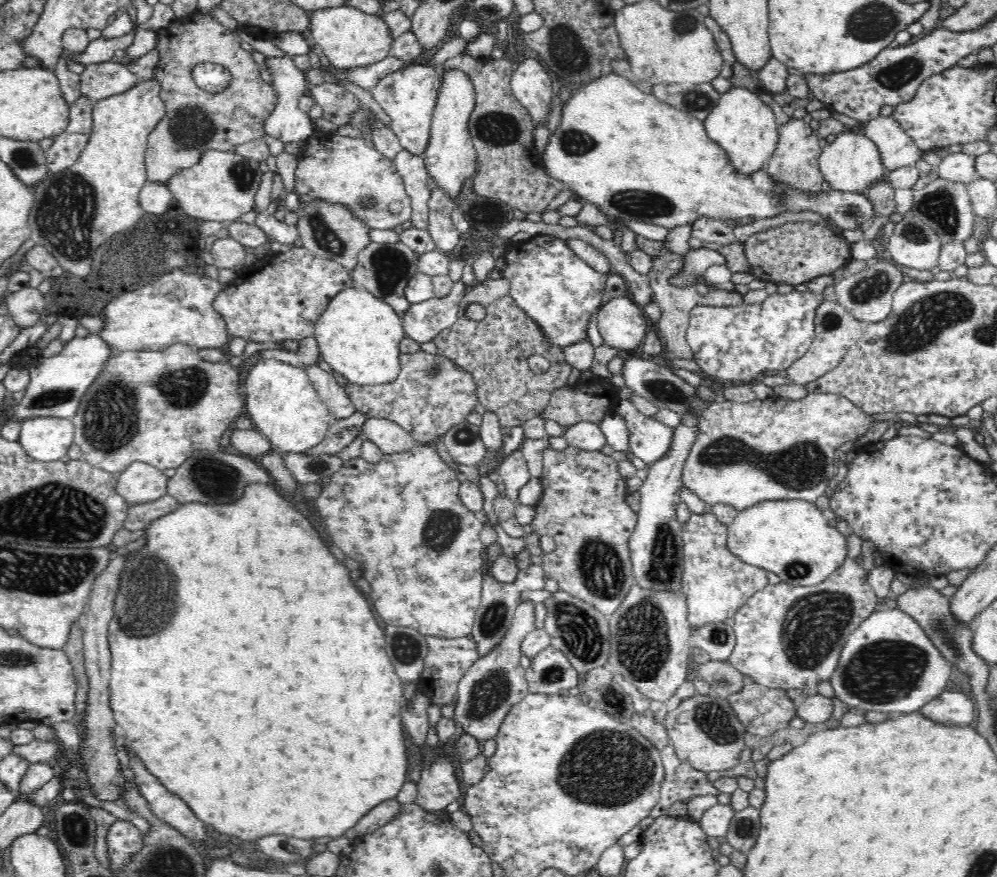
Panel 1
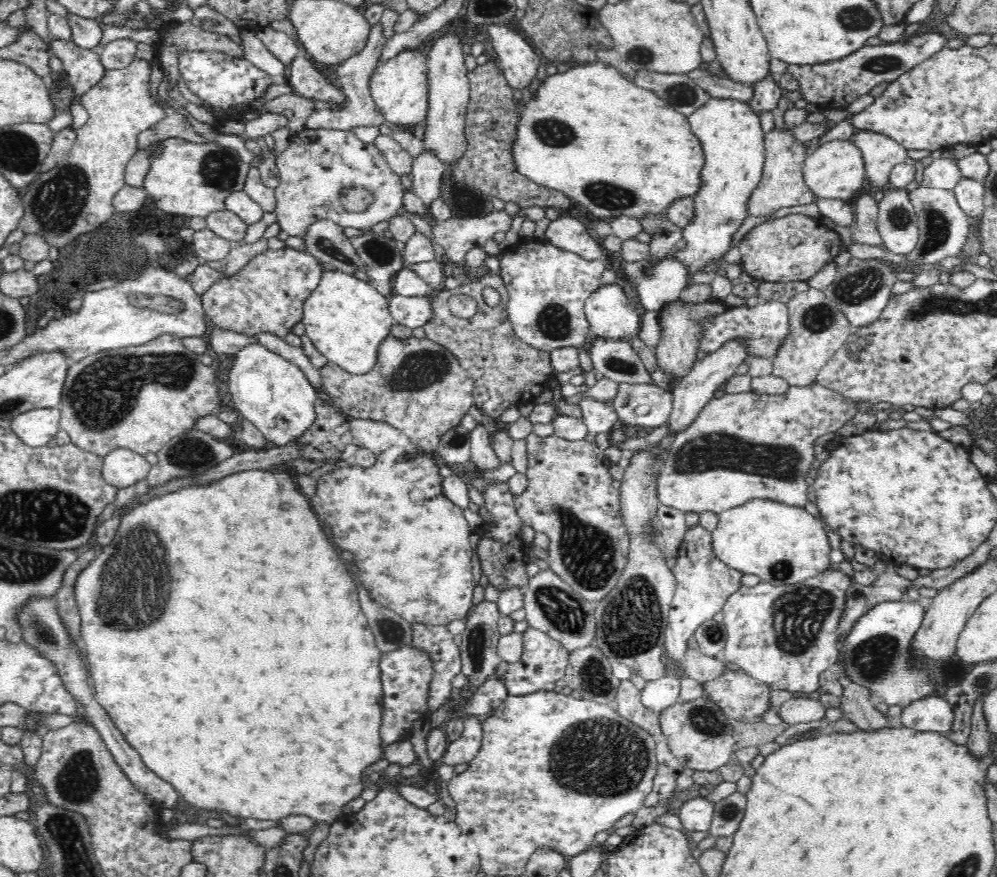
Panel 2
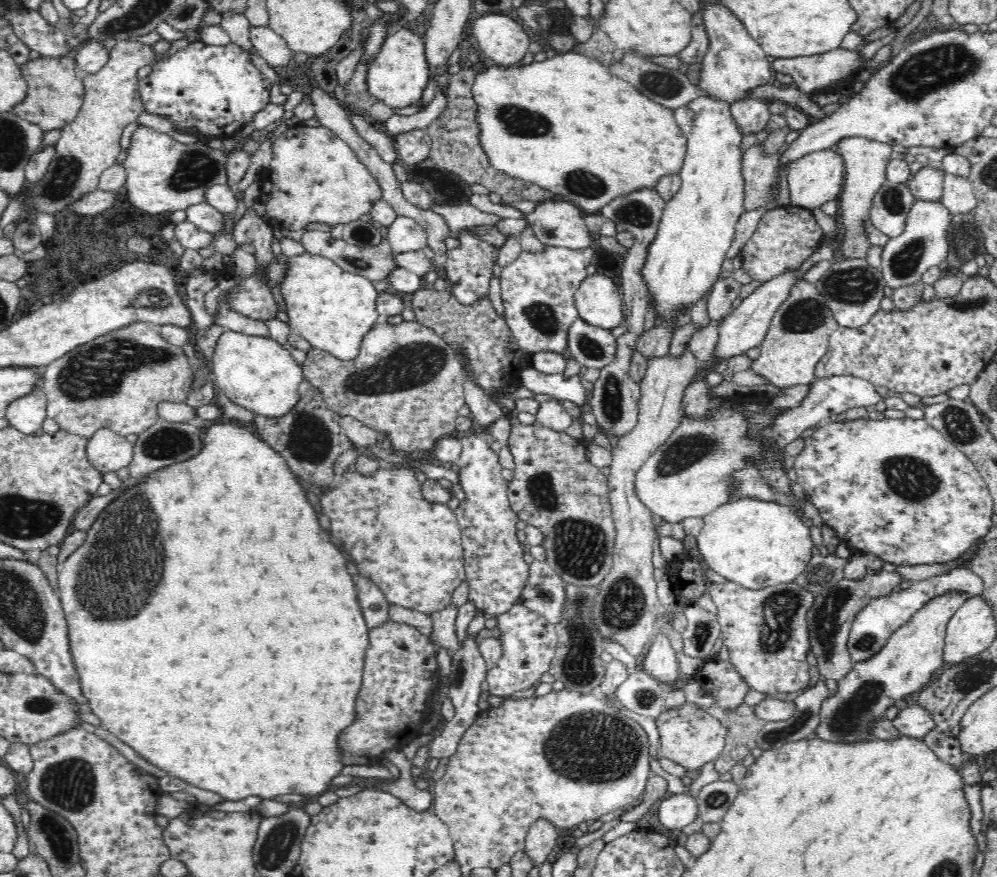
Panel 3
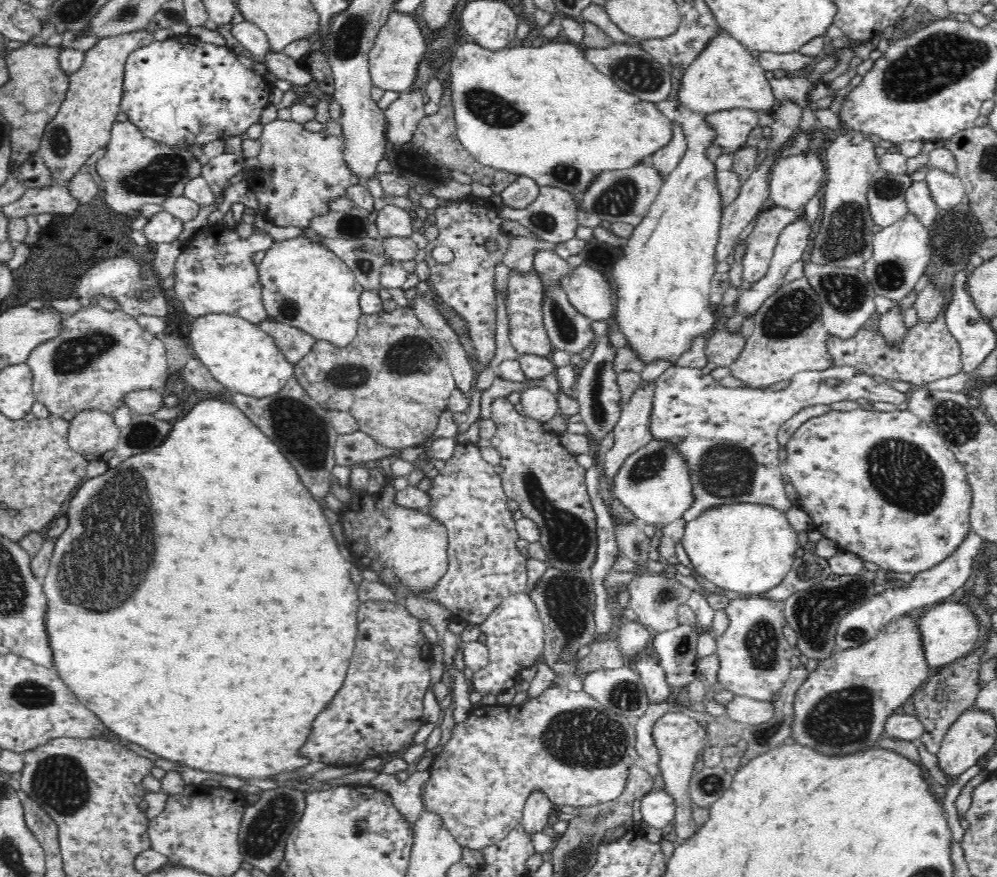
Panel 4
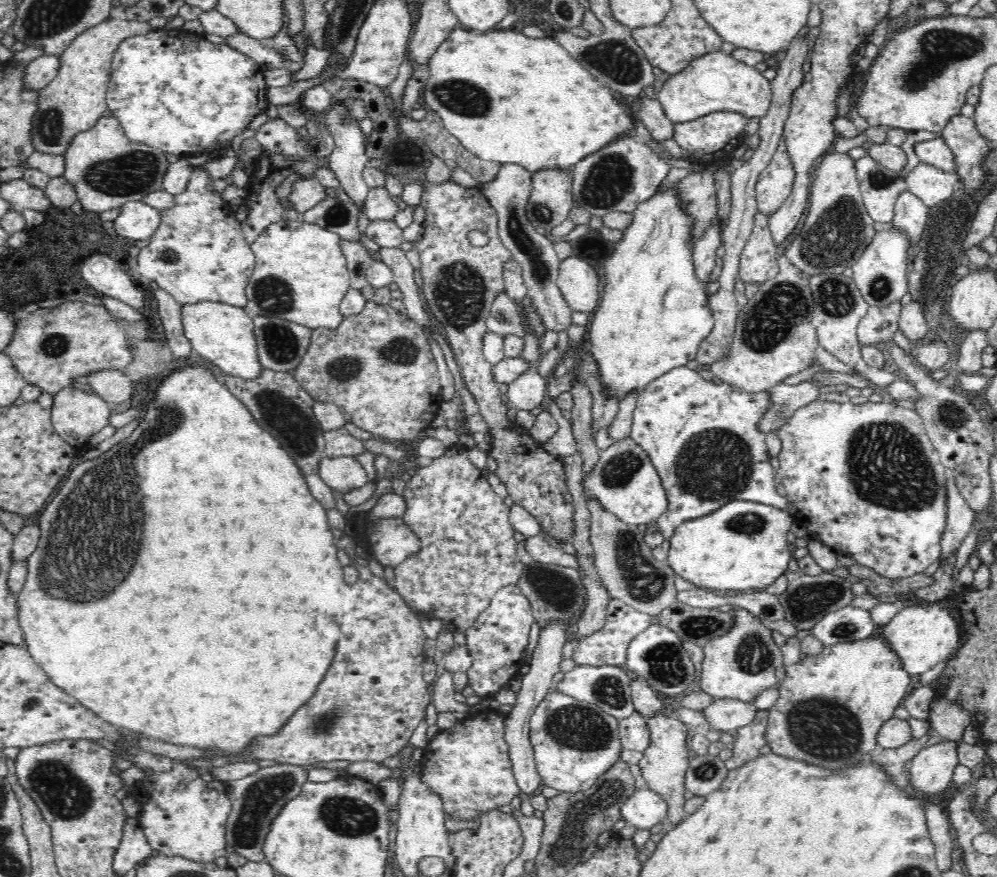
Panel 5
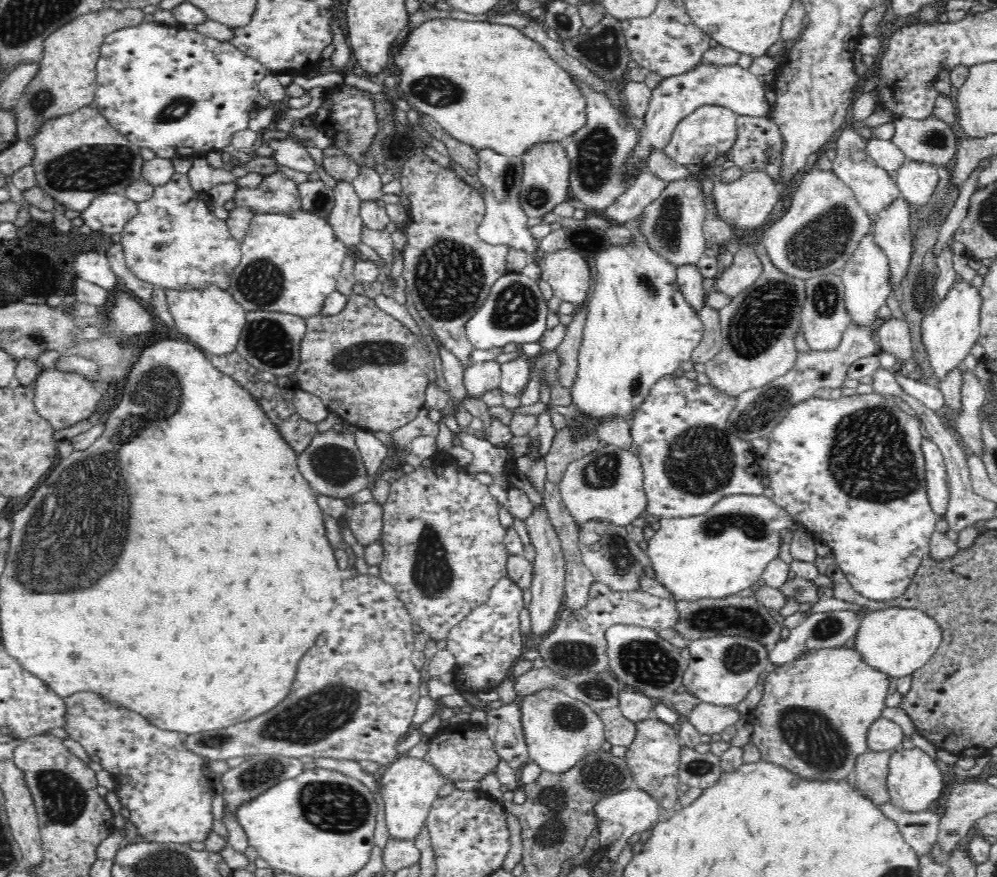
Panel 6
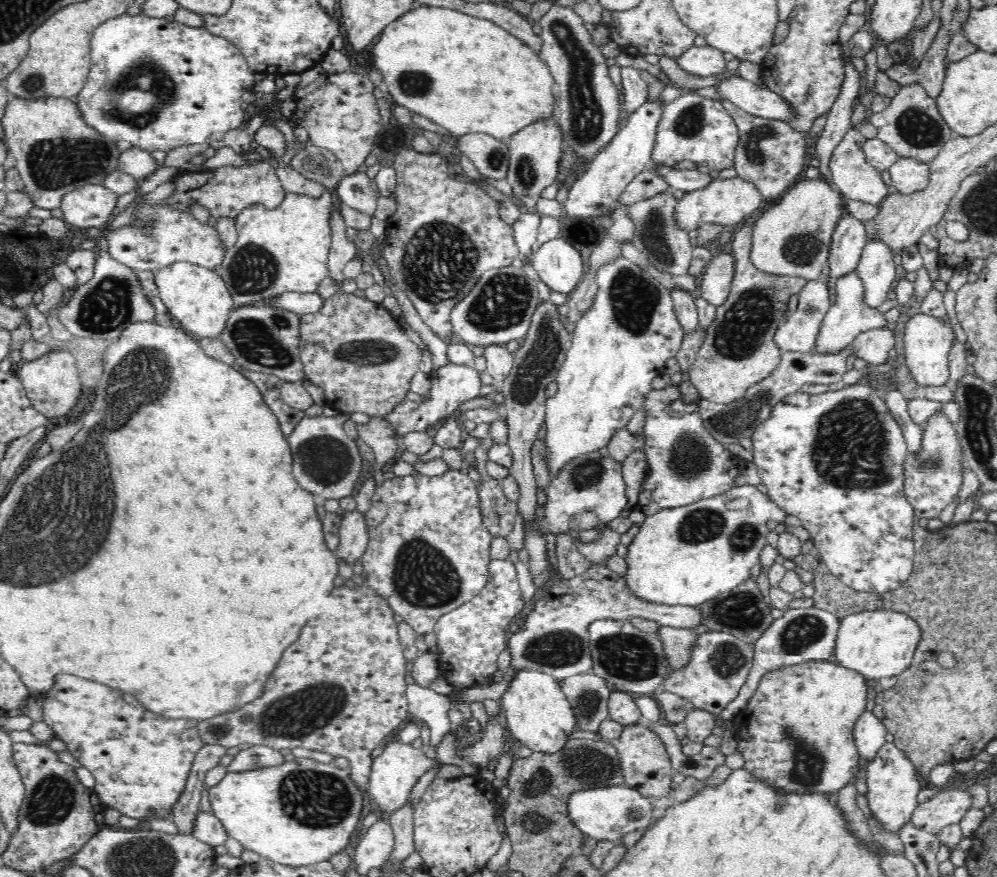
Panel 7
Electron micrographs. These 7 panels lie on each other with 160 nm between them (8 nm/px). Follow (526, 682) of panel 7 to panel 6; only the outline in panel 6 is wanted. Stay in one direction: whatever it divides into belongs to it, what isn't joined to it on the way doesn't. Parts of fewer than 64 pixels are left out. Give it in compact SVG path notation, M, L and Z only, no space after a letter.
M538 689L534 693L528 693L520 697L518 703L520 703L519 715L522 731L524 731L527 753L529 758L536 762L541 769L554 773L565 771L578 761L581 761L587 752L598 750L604 744L604 724L598 713L584 702L567 696L559 689Z

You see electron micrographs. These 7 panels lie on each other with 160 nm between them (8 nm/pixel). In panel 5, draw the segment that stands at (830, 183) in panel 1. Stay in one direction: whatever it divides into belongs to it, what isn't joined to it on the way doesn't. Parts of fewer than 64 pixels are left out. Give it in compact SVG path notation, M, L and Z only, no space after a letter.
M782 135L773 157L768 166L760 171L760 176L756 180L756 188L753 189L757 213L768 218L776 212L792 190L793 172L783 138Z

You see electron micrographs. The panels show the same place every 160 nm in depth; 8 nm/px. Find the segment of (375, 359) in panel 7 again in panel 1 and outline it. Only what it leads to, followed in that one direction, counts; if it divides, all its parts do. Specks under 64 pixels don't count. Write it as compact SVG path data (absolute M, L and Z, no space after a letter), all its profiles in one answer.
M419 351L414 354L398 353L399 371L395 379L387 383L359 385L348 379L342 388L351 400L355 412L366 418L384 418L401 426L422 445L434 445L450 428L464 422L478 404L476 381L472 374L460 368L446 355L428 354Z

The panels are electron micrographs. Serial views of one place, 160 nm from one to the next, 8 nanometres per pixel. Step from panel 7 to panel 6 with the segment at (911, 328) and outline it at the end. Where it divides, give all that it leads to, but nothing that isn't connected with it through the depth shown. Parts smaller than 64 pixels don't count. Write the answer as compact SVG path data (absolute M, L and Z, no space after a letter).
M955 282L940 304L930 312L924 314L920 320L920 342L926 352L928 366L932 368L930 381L937 384L948 376L954 368L962 366L963 360L976 344L978 335L978 318L980 297L977 289L970 283Z

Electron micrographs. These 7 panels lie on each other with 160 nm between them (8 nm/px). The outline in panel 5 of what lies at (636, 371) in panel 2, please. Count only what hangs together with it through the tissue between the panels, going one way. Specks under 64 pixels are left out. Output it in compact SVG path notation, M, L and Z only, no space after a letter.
M503 162L500 163L498 174L490 182L481 182L478 188L496 213L498 239L512 254L513 260L521 266L526 292L532 297L534 308L540 312L547 331L568 331L572 325L573 310L566 304L555 283L560 259L550 240L536 230L526 215L526 204L532 190L531 172L522 165Z

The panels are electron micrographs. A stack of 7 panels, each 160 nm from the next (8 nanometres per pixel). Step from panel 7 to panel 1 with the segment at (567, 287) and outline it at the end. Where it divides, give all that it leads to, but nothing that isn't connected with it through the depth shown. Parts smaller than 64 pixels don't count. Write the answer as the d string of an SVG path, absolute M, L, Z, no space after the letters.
M625 295L605 298L596 314L596 326L604 343L625 351L643 342L648 332L646 316Z

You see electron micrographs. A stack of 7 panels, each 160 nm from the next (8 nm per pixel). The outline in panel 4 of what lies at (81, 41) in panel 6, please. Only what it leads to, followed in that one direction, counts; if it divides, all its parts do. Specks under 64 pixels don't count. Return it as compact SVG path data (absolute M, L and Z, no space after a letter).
M147 28L138 29L132 32L117 34L116 36L98 37L96 44L90 46L83 52L81 65L76 72L67 75L68 84L62 93L55 115L45 124L38 154L43 158L46 166L52 171L56 185L64 186L74 173L86 164L90 157L98 150L102 149L110 136L110 126L116 121L119 110L122 73L124 63L129 52L135 48L144 46L154 41L154 35Z

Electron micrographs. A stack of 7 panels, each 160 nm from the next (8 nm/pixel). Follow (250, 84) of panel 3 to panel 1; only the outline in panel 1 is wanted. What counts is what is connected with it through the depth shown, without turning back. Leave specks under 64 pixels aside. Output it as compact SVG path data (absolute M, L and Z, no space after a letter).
M200 61L189 68L193 83L204 92L218 93L226 90L232 82L232 73L223 64Z

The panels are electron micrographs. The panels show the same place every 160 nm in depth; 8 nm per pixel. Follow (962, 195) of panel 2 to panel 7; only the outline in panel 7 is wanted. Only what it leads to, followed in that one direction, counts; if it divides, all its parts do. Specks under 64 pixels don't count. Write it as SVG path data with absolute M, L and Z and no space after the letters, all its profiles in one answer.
M899 157L888 172L892 177L891 189L906 195L918 192L928 184L928 163L913 158Z

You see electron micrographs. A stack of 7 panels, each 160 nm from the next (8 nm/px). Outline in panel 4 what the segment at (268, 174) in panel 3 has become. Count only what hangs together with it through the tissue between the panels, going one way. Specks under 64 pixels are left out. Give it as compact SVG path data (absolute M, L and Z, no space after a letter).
M277 117L263 126L259 141L258 166L251 172L248 184L258 198L260 215L274 226L308 229L312 216L330 212L325 200L344 196L344 188L359 184L345 167L340 136L326 128L312 132L293 120Z

